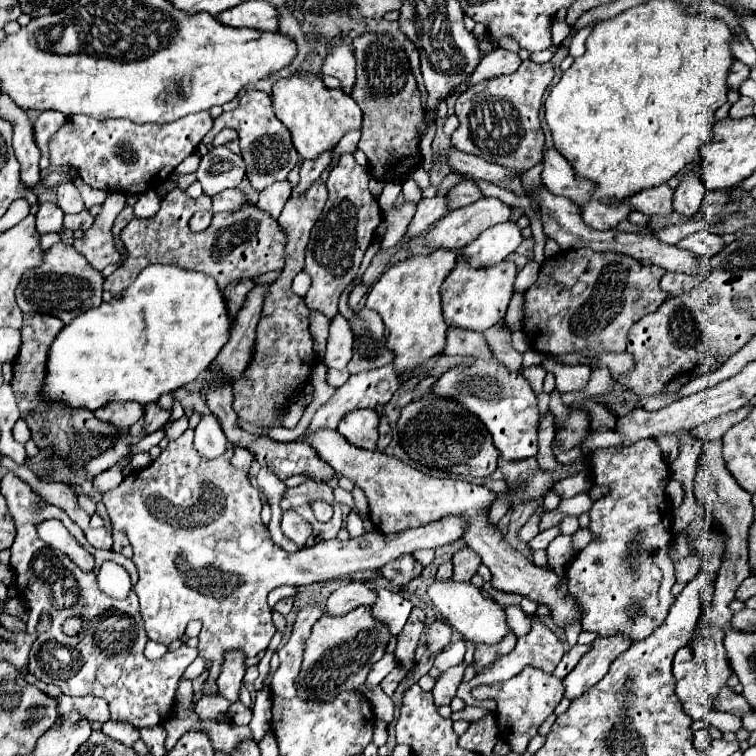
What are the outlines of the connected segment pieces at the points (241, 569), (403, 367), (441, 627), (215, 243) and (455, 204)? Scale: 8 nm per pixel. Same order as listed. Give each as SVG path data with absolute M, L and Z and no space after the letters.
M186 429L182 437L168 443L168 447L150 467L130 473L116 489L108 491L102 503L106 505L112 529L126 531L132 543L132 561L138 567L140 575L136 583L136 595L140 597L140 613L148 639L170 645L182 635L182 629L186 629L192 619L200 619L204 623L198 636L198 655L206 661L212 661L212 669L208 671L210 675L202 691L204 695L218 695L216 679L220 675L222 655L228 649L242 649L246 655L258 655L268 647L274 635L274 623L270 621L270 607L266 603L266 597L272 589L282 585L308 587L312 583L338 579L356 571L380 571L386 563L394 561L400 555L412 555L418 549L436 549L442 545L450 545L462 539L466 531L466 519L462 515L448 515L434 523L396 535L370 531L350 541L320 541L290 555L270 539L270 533L260 519L262 501L258 489L250 485L246 471L230 465L228 459L232 451L228 449L222 457L204 461L194 451L192 437L192 429Z
M436 250L426 257L414 257L392 265L378 283L372 285L366 307L380 313L384 321L386 347L394 353L394 371L398 377L420 369L430 357L440 355L446 343L446 323L442 317L441 295L438 293L444 279L456 265L456 253Z
M436 623L428 627L426 633L426 645L428 645L428 653L430 655L438 655L444 651L444 647L450 643L452 637L452 629L448 623Z
M172 189L162 199L162 207L152 219L134 217L120 233L120 239L128 251L128 259L120 269L106 277L104 289L114 297L120 297L120 293L140 275L140 271L152 263L172 263L184 269L202 271L214 277L220 289L226 289L226 285L232 281L254 279L262 273L278 271L284 265L286 235L282 233L278 221L266 215L266 211L250 205L236 213L216 213L206 231L192 233L188 221L196 211L202 209L210 209L206 195L192 199L182 189Z
M462 181L462 183L448 189L448 193L446 193L446 209L452 211L452 209L466 207L466 205L478 201L480 197L482 197L482 191L474 183Z

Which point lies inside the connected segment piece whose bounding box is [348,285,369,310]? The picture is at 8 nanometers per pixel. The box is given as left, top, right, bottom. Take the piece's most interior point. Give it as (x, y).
(358, 292)

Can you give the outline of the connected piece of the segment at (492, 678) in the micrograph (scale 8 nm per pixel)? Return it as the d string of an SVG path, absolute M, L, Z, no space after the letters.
M532 615L532 631L530 631L526 637L518 637L518 643L516 643L514 651L508 653L506 657L502 657L500 661L496 661L492 667L488 667L488 669L482 671L480 675L476 675L472 681L462 683L460 689L458 689L458 697L464 699L466 705L472 705L472 707L486 707L488 711L494 711L494 709L496 709L496 703L494 703L492 699L484 699L484 701L476 699L476 697L472 695L472 689L474 689L474 687L506 681L506 679L518 675L518 673L520 673L524 667L528 667L528 665L530 665L530 667L536 667L536 669L542 669L542 671L546 671L546 673L552 673L552 671L556 669L556 665L560 663L562 655L564 655L564 645L560 643L560 639L558 639L536 615Z

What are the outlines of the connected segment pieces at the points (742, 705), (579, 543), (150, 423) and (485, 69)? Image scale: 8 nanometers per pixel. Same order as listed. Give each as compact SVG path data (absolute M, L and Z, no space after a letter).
M722 687L718 699L716 699L716 709L718 711L726 711L726 713L734 713L738 717L752 713L752 707L746 703L746 699L738 693L734 693L730 687Z
M580 529L580 531L576 531L576 533L572 535L572 541L574 541L574 547L576 547L576 549L584 549L588 543L594 541L594 533L588 531L588 529Z
M146 403L144 411L146 411L146 415L144 415L144 431L146 433L154 433L156 429L164 427L166 421L170 419L170 411L158 407L158 403Z
M494 49L492 53L488 53L482 63L476 67L476 71L470 77L470 87L474 83L486 81L486 79L494 79L498 75L510 75L520 67L520 57L516 53L510 53L506 49Z

